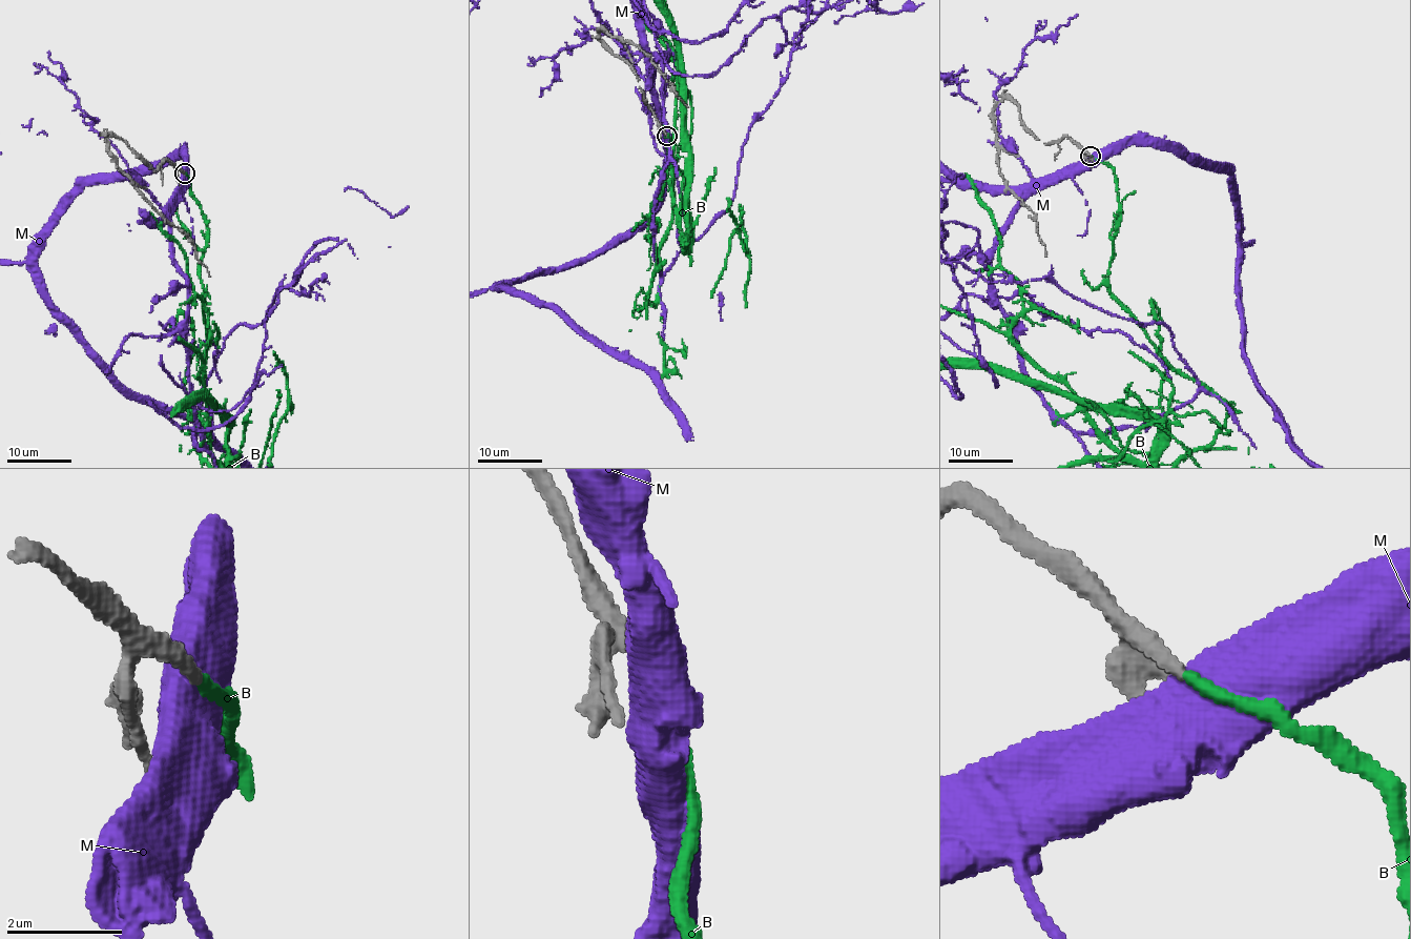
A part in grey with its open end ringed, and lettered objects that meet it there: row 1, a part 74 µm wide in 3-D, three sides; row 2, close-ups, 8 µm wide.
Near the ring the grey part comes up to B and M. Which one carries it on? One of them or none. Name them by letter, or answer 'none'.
B

